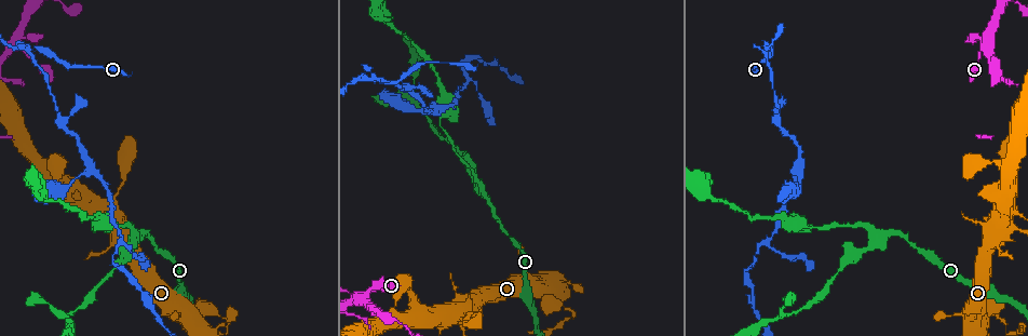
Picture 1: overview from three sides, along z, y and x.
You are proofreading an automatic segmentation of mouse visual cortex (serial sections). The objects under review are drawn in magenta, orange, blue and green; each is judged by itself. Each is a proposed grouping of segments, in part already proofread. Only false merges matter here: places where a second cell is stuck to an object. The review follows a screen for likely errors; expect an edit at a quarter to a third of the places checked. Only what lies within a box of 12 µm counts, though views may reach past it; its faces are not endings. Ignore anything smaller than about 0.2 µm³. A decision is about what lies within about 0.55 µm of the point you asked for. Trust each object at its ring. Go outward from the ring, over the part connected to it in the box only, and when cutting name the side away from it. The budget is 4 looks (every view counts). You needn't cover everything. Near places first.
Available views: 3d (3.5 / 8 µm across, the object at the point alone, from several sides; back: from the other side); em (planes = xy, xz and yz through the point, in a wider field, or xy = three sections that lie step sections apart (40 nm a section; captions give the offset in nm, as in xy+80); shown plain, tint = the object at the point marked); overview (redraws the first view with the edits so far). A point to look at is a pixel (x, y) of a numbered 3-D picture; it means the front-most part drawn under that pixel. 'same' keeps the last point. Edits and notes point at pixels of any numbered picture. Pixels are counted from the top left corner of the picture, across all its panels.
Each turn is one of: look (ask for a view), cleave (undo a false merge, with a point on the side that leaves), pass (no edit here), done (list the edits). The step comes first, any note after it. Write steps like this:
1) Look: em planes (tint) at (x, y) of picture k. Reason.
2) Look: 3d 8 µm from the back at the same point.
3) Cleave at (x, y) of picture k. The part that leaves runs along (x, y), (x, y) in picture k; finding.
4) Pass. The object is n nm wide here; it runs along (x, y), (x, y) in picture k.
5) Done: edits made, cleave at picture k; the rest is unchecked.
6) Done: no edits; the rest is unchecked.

Look: 3d 8 µm at (566, 309) of picture 1. Calibre changes.

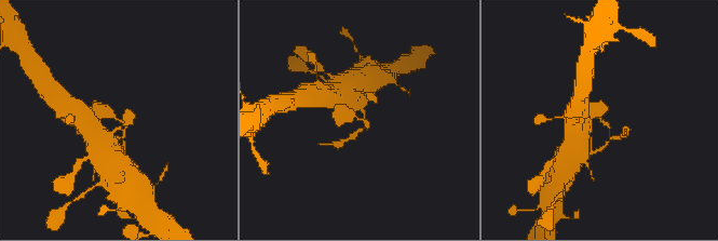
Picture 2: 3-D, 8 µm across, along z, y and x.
Look: 3d 3.5 µm at (356, 119) of picture 2.

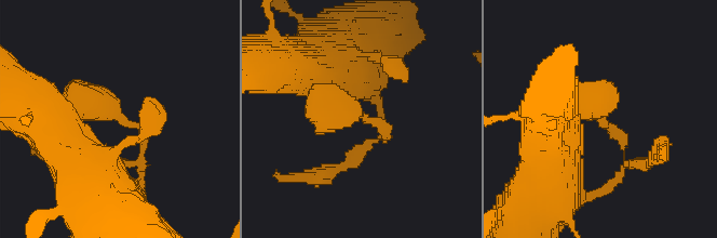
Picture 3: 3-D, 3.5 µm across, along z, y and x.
Look: em xy step 5 (tint) at (124, 118) of picture 3.

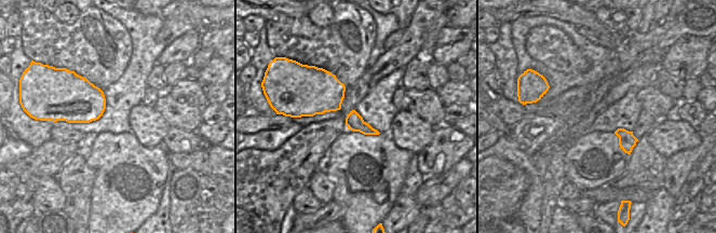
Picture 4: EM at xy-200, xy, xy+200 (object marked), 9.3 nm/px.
Pass. The arms are 100, 200 nm wide; it runs along (314, 87), (384, 131), (364, 148) in picture 3; one cell here.

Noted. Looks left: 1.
Look: 3d 3.5 µm at (456, 317) of picture 1. Thick turns thin.

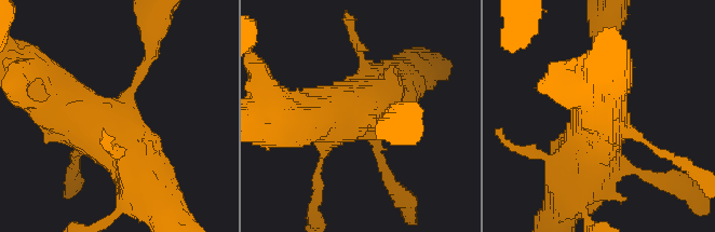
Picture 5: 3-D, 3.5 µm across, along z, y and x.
Pass. It runs along (147, 178), (127, 122), (57, 89) in picture 5; one cell here.

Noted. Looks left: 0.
Done: no edits; the rest is unchecked.

